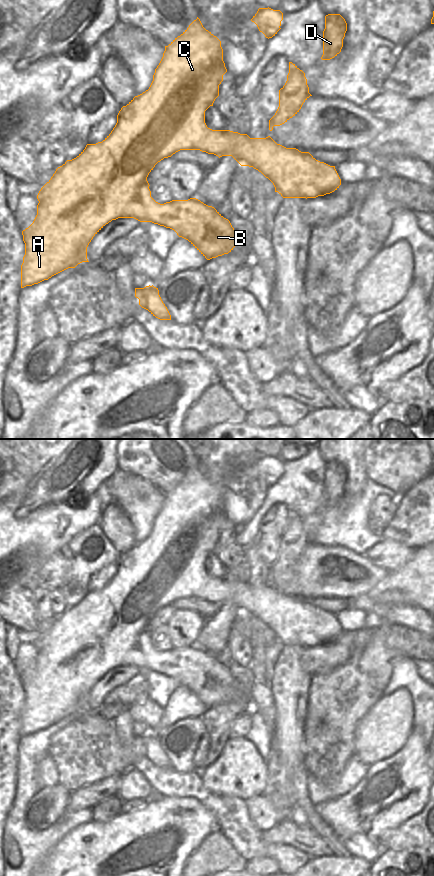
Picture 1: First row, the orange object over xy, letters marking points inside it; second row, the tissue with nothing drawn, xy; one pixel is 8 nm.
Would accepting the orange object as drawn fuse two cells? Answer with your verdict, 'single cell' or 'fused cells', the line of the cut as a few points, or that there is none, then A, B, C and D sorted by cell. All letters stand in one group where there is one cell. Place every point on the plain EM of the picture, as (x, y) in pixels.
fused cells; cut xy (263, 622), (283, 616), (294, 623), (303, 620), (309, 628); groups A B C / D

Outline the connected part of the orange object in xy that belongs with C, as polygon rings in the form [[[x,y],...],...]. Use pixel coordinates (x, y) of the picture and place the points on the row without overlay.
[[[197,465],[189,475],[177,486],[175,486],[168,494],[165,494],[163,505],[155,517],[153,529],[148,538],[142,542],[135,544],[126,554],[123,554],[117,563],[117,571],[111,581],[102,589],[96,592],[87,592],[85,597],[74,607],[67,608],[62,614],[58,615],[51,627],[41,636],[37,643],[39,649],[37,653],[37,663],[33,671],[22,679],[23,689],[25,691],[25,703],[21,713],[21,736],[38,732],[44,728],[48,728],[52,724],[68,717],[75,716],[82,710],[89,710],[87,707],[87,695],[93,685],[109,670],[118,666],[134,666],[140,670],[152,670],[166,676],[174,678],[179,685],[188,688],[207,708],[228,702],[235,695],[235,678],[230,669],[224,666],[214,655],[208,654],[196,646],[188,648],[172,648],[164,652],[156,650],[151,645],[149,631],[147,625],[153,618],[155,613],[164,606],[171,605],[180,598],[200,598],[208,602],[214,602],[219,606],[222,604],[232,604],[241,614],[249,614],[261,620],[263,623],[269,622],[272,616],[284,616],[286,622],[298,624],[300,620],[304,620],[308,625],[308,630],[302,630],[303,646],[316,646],[324,644],[337,638],[341,633],[341,627],[335,617],[335,614],[330,614],[324,610],[316,608],[309,600],[294,600],[292,598],[284,598],[280,596],[273,587],[268,584],[266,586],[250,586],[247,582],[240,582],[230,578],[212,578],[205,571],[205,559],[213,554],[215,547],[219,544],[219,533],[223,529],[223,523],[227,520],[223,509],[223,497],[221,489],[211,480],[206,478],[200,467]]]

